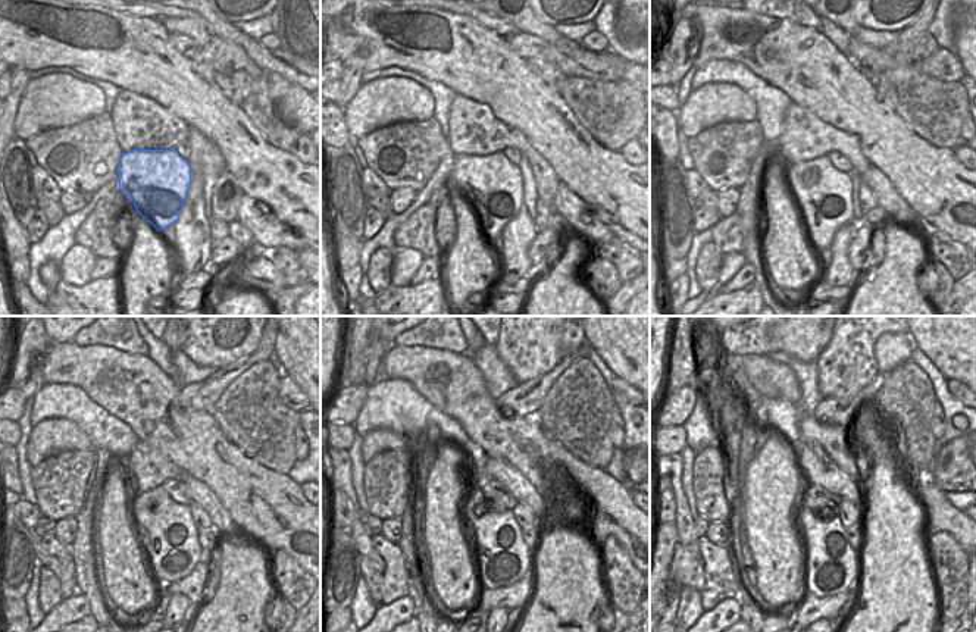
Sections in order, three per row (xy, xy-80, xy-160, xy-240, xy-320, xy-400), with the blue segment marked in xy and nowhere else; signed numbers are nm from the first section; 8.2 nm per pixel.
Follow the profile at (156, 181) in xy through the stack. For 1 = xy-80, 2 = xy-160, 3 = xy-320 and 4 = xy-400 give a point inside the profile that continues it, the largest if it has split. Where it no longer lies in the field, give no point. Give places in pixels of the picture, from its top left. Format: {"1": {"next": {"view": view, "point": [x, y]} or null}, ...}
{"1": {"next": {"view": "xy-80", "point": [491, 184]}}, "2": {"next": {"view": "xy-160", "point": [823, 194]}}, "3": {"next": {"view": "xy-320", "point": [503, 557]}}, "4": {"next": {"view": "xy-400", "point": [831, 565]}}}

